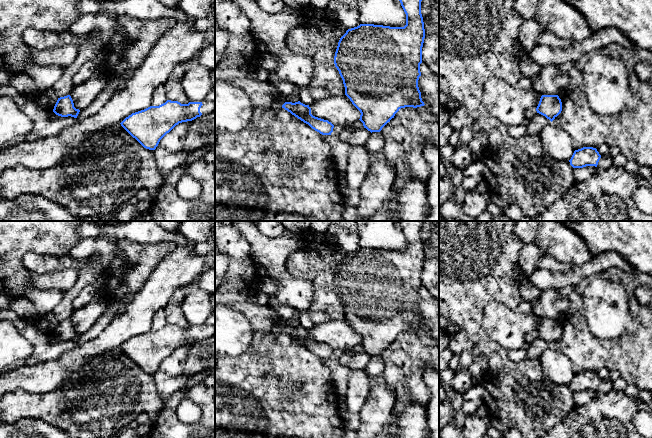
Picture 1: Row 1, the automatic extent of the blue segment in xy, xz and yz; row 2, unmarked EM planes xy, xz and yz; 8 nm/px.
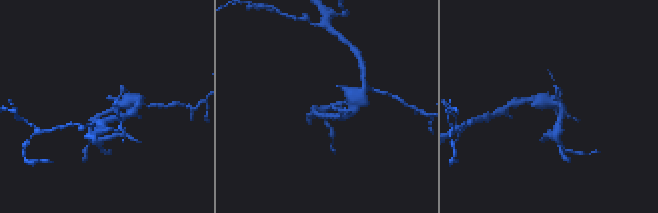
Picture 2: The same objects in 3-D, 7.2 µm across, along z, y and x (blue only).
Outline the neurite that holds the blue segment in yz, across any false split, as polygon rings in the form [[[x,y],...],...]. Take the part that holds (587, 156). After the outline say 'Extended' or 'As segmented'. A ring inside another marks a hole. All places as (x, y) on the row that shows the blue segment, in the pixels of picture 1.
[[[583,147],[574,151],[569,162],[573,168],[583,168],[586,166],[597,167],[600,158],[601,155],[596,148]]]. As segmented

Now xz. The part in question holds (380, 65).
[[[422,0],[399,1],[406,14],[404,27],[360,24],[348,29],[340,38],[334,56],[345,95],[360,111],[359,120],[371,133],[380,132],[401,108],[425,105],[418,87],[425,38]]]. As segmented

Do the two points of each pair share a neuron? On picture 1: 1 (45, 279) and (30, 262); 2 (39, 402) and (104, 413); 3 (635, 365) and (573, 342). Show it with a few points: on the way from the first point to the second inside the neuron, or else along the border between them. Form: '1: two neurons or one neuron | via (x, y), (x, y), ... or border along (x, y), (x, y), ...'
1: two neurons | border along (64, 269), (44, 273), (30, 273)
2: one neuron | via (55, 402), (70, 400), (75, 404), (88, 405)
3: one neuron | via (620, 355), (588, 353)

